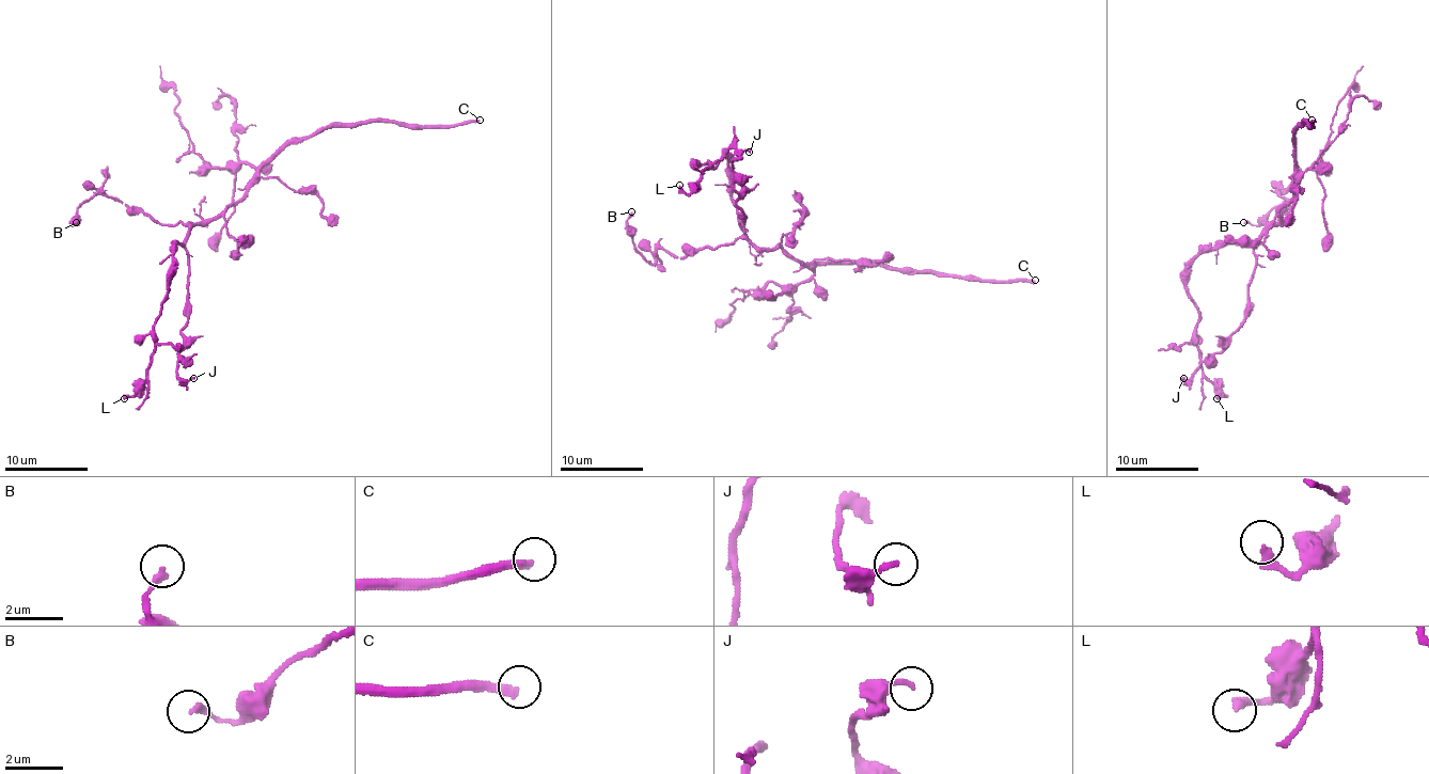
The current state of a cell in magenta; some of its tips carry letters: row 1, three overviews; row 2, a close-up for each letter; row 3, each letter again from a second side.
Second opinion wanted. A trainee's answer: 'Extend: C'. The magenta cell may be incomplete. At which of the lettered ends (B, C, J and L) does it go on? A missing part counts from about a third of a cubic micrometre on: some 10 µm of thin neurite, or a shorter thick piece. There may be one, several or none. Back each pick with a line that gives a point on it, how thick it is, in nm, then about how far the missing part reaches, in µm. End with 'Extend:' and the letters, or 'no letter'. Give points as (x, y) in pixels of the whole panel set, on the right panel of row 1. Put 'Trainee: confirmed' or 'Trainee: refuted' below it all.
C: place (1312, 120); calibre 300 nm; missing 140 µm
Extend: C
Trainee: confirmed

